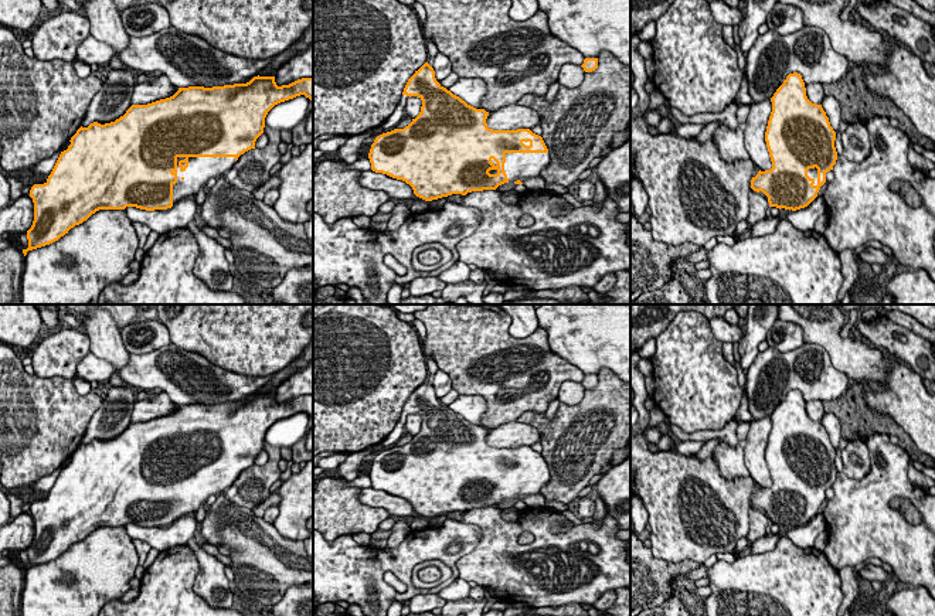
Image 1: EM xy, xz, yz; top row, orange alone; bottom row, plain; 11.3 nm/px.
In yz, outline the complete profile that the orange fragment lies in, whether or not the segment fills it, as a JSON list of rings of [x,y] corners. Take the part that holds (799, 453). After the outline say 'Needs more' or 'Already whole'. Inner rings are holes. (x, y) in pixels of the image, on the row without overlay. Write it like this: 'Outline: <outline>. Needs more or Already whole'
Outline: [[[798,389],[786,394],[771,419],[765,459],[772,486],[759,487],[751,506],[762,508],[771,524],[796,528],[817,514],[826,490],[833,487],[836,449],[822,422],[808,416]]]. Needs more

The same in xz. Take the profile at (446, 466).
Outline: [[[428,380],[408,397],[402,412],[422,418],[419,432],[404,446],[377,453],[368,476],[373,489],[405,498],[425,518],[496,507],[509,498],[516,500],[517,510],[524,510],[527,506],[520,497],[540,494],[541,487],[550,481],[550,470],[541,453],[530,446],[489,446],[489,429],[468,422],[443,405]]]. Needs more

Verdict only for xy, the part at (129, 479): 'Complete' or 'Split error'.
Split error

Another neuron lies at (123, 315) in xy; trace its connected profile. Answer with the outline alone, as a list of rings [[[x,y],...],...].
[[[65,304],[69,312],[78,312],[84,316],[88,314],[91,307],[99,307],[110,313],[118,329],[123,329],[140,316],[140,310],[136,304]]]

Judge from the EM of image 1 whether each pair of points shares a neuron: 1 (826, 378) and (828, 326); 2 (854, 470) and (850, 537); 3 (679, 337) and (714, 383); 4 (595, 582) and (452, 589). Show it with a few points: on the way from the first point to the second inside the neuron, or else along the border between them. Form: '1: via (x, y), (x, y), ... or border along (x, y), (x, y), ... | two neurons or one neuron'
1: border along (806, 341), (820, 344), (830, 363), (849, 378) | two neurons
2: border along (867, 448), (869, 472), (860, 479), (847, 477) | two neurons
3: via (686, 349), (687, 356), (703, 371) | one neuron
4: border along (459, 577), (468, 582) | two neurons

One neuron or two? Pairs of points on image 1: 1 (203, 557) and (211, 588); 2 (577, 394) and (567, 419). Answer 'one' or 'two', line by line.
1: one
2: two

